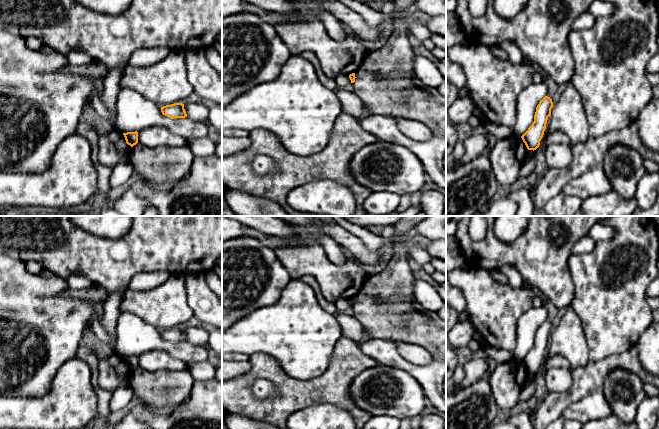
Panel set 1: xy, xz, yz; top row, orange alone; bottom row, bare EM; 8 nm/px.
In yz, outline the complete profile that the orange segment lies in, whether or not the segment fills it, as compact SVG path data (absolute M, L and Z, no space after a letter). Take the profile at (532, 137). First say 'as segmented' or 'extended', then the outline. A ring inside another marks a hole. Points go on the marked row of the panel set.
as segmented | M545 96L537 105L534 115L534 122L528 130L521 136L528 150L536 150L544 135L548 117L551 115L553 107L552 99Z

